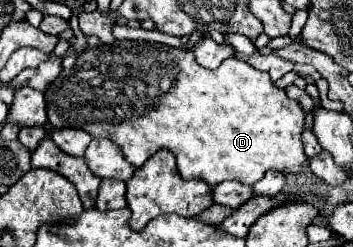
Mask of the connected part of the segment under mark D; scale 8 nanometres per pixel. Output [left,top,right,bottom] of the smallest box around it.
[44,41,308,187]

